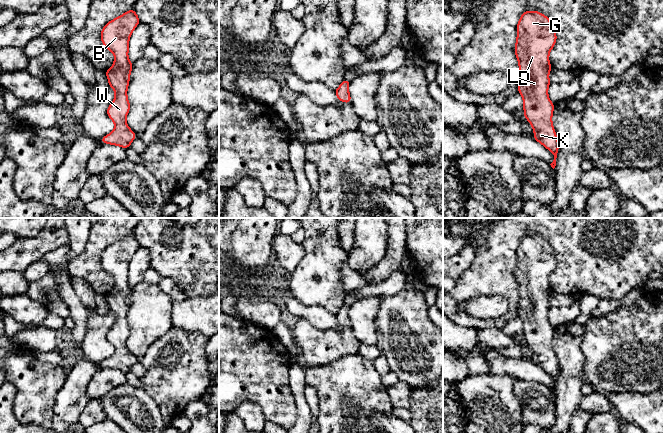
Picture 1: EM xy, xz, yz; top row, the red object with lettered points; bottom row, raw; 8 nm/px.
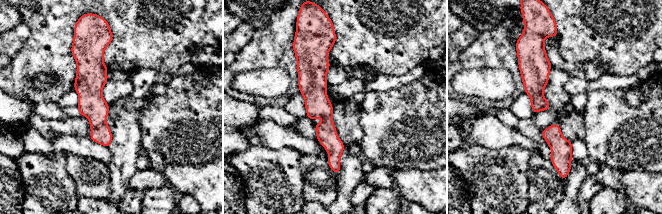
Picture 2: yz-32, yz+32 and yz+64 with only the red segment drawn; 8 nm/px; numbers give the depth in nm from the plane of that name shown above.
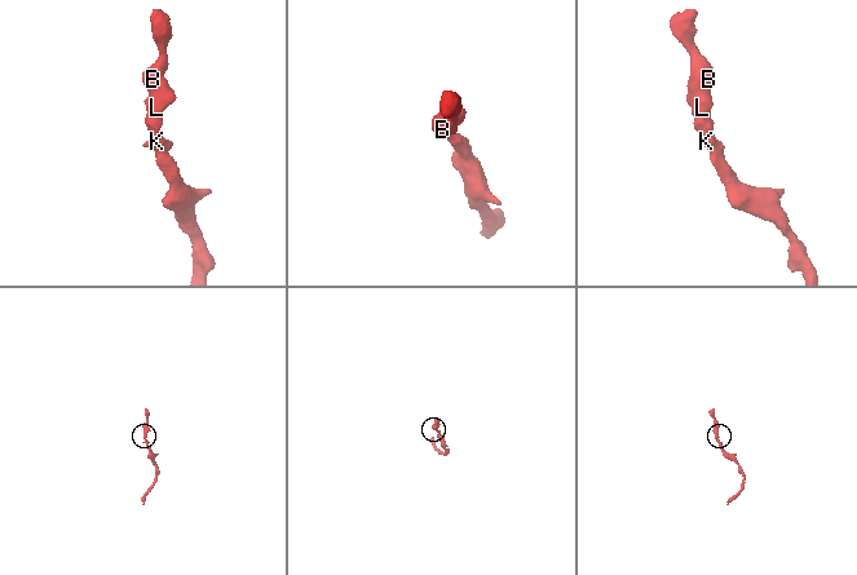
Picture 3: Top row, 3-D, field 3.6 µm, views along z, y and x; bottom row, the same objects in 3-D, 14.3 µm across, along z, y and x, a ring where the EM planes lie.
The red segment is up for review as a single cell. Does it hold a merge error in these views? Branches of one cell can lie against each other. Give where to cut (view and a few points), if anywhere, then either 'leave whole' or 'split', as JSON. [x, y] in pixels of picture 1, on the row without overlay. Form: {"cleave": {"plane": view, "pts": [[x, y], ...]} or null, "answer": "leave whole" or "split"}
{"cleave": null, "answer": "leave whole"}

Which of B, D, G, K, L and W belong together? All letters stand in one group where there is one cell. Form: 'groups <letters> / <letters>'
groups B D G K L W

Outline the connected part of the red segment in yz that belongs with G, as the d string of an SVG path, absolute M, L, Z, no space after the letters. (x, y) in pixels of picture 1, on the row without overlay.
M538 235L524 236L517 248L515 279L519 287L518 316L523 321L524 341L531 348L534 363L549 373L554 384L554 393L559 366L552 339L554 328L548 321L550 309L549 277L557 260L552 246Z

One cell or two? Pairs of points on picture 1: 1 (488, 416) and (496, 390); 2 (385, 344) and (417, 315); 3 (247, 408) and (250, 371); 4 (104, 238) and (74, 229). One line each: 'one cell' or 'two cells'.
1: one cell
2: one cell
3: two cells
4: two cells

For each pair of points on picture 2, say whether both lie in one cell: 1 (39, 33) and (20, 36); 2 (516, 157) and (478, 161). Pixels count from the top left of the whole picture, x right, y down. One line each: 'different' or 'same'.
1: different
2: same

